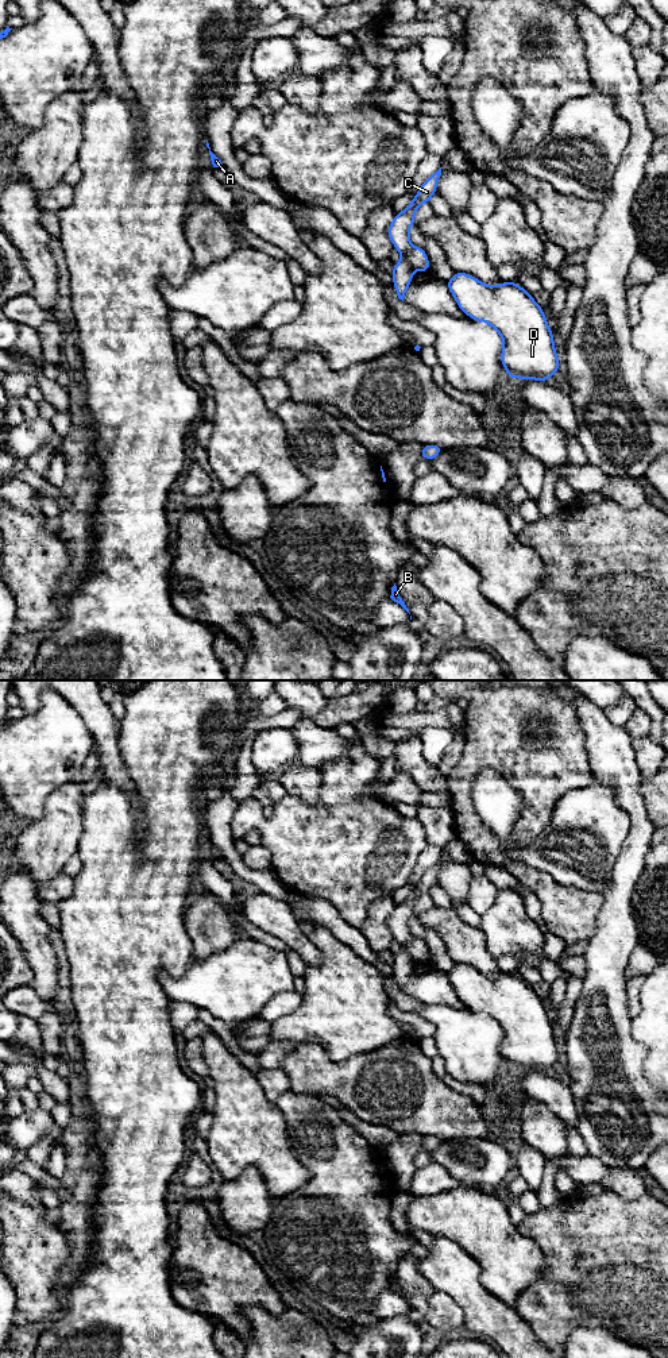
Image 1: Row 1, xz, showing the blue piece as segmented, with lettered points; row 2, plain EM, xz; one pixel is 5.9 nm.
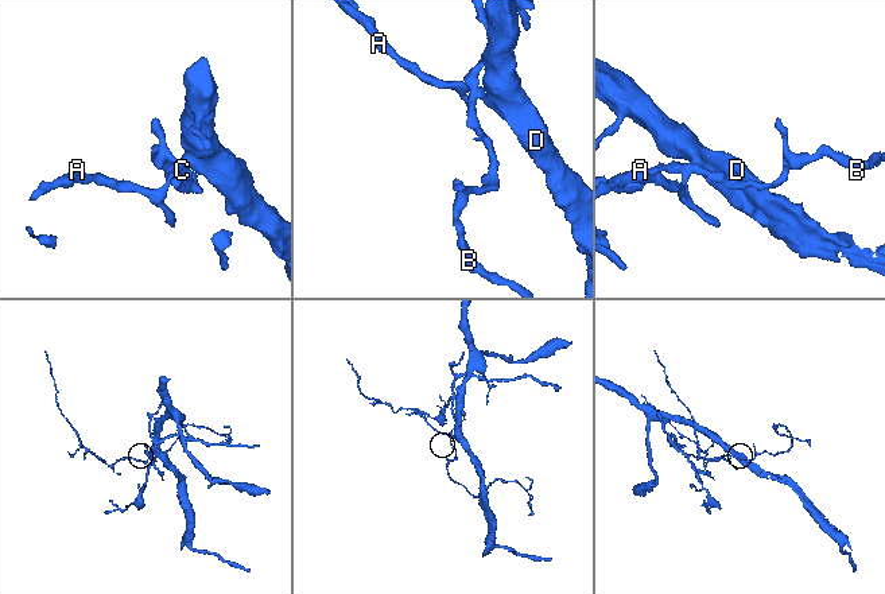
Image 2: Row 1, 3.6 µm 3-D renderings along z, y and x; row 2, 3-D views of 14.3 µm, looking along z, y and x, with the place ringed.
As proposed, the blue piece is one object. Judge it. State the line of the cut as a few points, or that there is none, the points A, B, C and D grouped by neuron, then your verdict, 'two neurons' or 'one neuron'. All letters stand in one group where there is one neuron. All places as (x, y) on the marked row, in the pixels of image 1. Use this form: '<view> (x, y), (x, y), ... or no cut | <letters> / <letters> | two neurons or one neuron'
xz (410, 246), (406, 253), (406, 261), (413, 269) | A D / B C | two neurons

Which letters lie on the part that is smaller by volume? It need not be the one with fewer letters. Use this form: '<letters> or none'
B, C

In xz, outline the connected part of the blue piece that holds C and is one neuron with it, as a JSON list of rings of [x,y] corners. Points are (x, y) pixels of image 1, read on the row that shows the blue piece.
[[[441,167],[429,175],[429,178],[421,185],[418,193],[414,196],[412,202],[401,212],[397,213],[394,220],[387,228],[387,235],[391,239],[394,248],[397,248],[402,258],[393,267],[393,283],[397,290],[397,296],[403,301],[406,289],[413,278],[413,267],[406,259],[406,252],[412,248],[412,242],[409,239],[409,229],[416,223],[414,215],[417,208],[428,202],[436,193],[436,186],[441,175]]]

